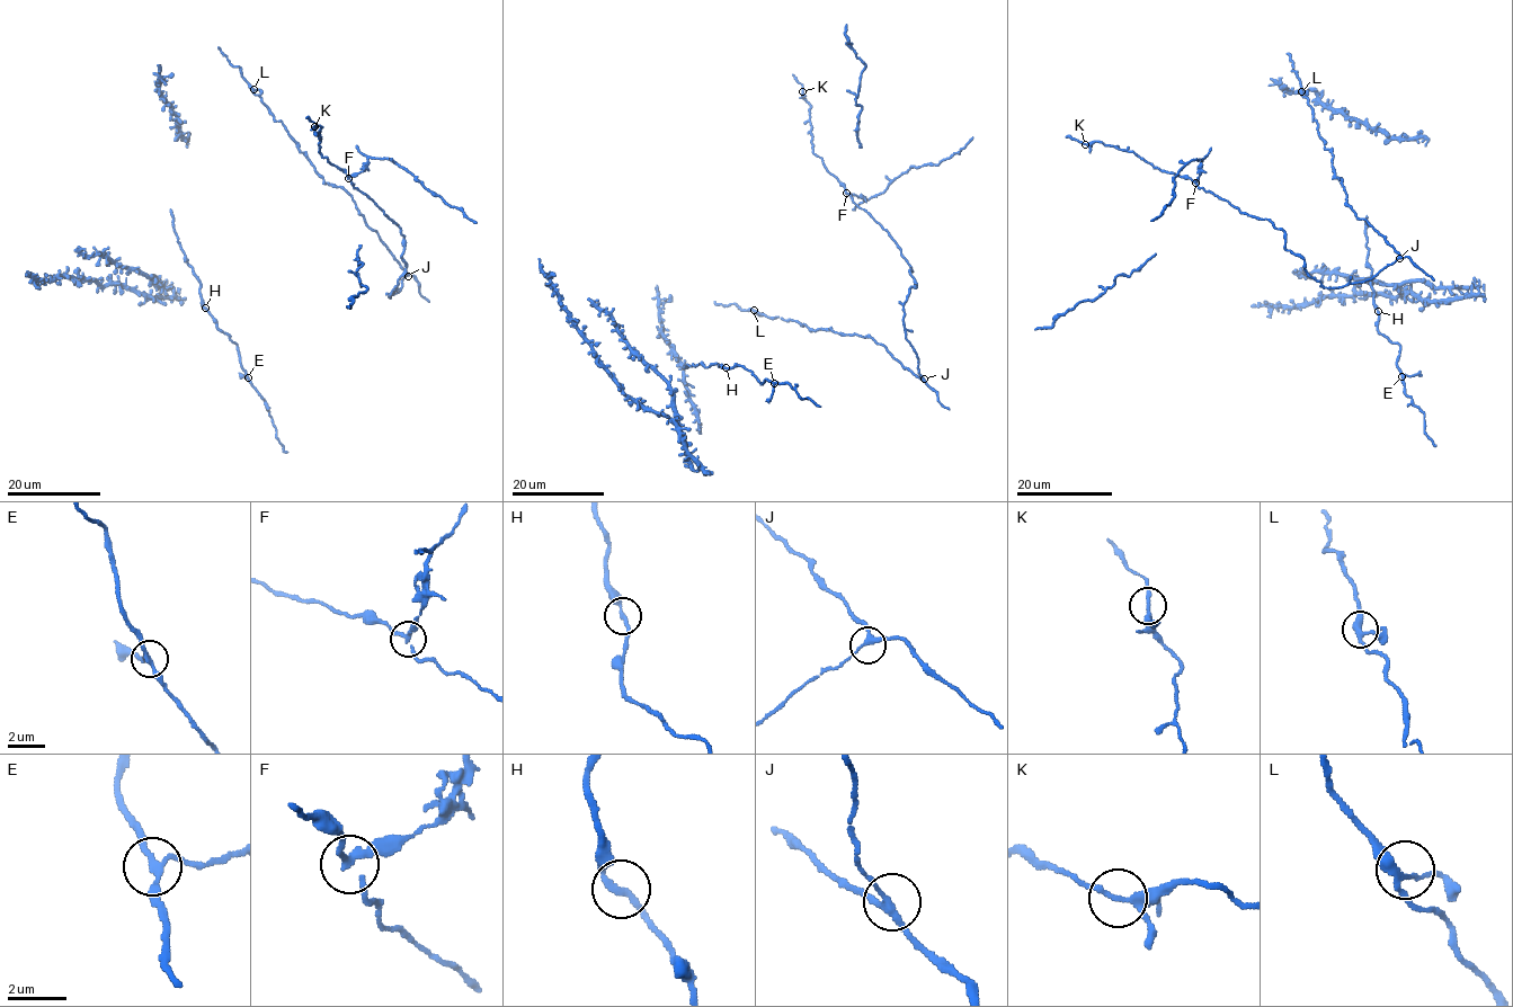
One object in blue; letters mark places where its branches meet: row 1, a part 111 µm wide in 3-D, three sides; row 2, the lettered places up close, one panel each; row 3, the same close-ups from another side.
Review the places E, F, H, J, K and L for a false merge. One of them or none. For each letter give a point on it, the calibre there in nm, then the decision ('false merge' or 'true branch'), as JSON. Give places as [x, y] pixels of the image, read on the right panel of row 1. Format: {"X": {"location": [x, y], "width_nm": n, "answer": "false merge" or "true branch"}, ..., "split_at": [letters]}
{"E": {"location": [1402, 376], "width_nm": 180, "answer": "true branch"}, "F": {"location": [1195, 183], "width_nm": 200, "answer": "false merge"}, "H": {"location": [1378, 311], "width_nm": 200, "answer": "true branch"}, "J": {"location": [1399, 258], "width_nm": 220, "answer": "true branch"}, "K": {"location": [1085, 144], "width_nm": 190, "answer": "true branch"}, "L": {"location": [1301, 91], "width_nm": 240, "answer": "true branch"}, "split_at": ["F"]}

